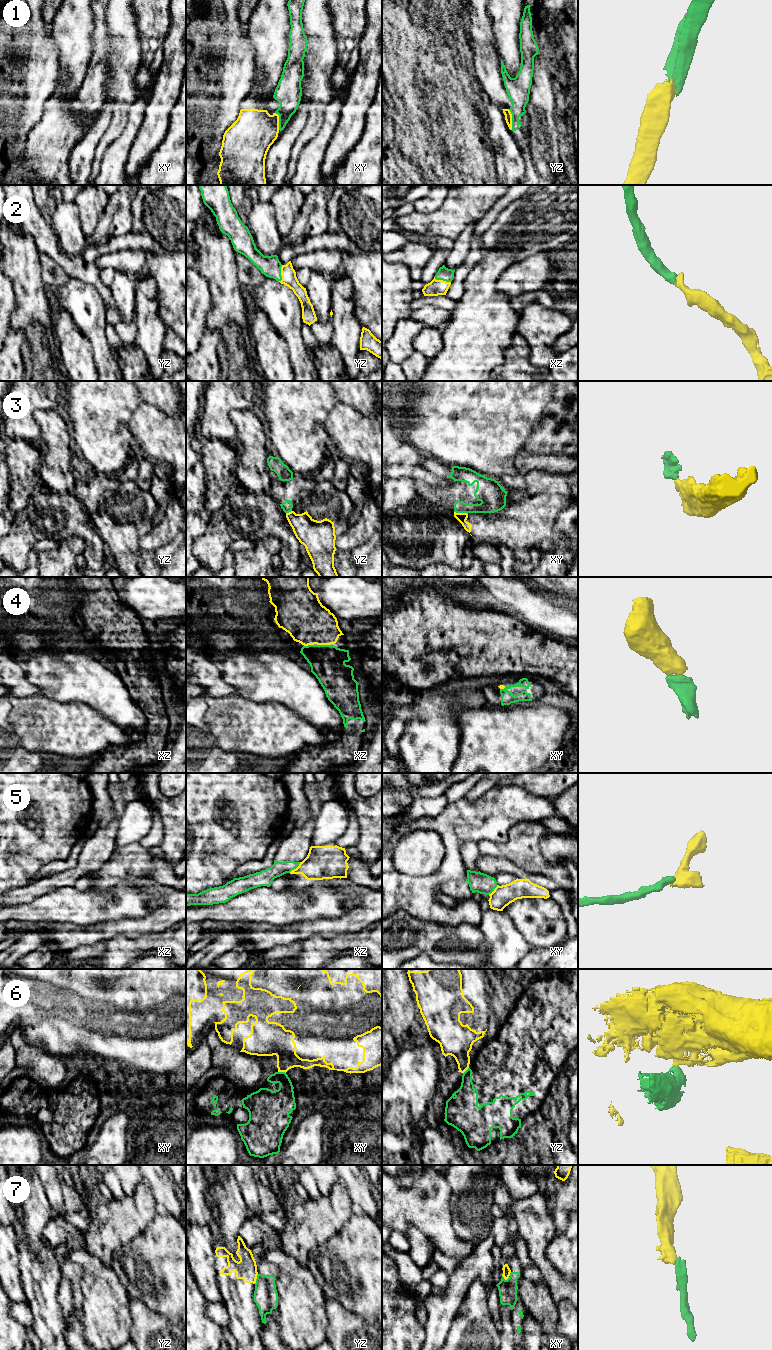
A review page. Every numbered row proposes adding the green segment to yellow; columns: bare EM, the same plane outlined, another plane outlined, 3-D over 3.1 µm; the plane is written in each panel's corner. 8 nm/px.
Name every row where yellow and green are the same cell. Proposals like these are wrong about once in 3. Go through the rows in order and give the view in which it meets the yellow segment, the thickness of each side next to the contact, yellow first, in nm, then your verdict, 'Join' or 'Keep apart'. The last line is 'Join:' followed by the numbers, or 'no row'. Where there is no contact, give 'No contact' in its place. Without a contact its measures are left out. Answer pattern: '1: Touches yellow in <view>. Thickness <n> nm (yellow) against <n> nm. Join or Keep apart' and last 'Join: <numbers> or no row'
1: Touches yellow in yz. Thickness 60 nm (yellow) against 190 nm. Keep apart
2: Touches yellow in yz. Thickness 120 nm (yellow) against 170 nm. Join
3: Touches yellow in xy. Thickness 80 nm (yellow) against 160 nm. Keep apart
4: Touches yellow in xz. Thickness 360 nm (yellow) against 280 nm. Join
5: Touches yellow in xz. Thickness 280 nm (yellow) against 120 nm. Keep apart
6: Touches yellow in xy. Thickness 220 nm (yellow) against 220 nm. Keep apart
7: Touches yellow in yz. Thickness 170 nm (yellow) against 190 nm. Keep apart
Join: 2, 4

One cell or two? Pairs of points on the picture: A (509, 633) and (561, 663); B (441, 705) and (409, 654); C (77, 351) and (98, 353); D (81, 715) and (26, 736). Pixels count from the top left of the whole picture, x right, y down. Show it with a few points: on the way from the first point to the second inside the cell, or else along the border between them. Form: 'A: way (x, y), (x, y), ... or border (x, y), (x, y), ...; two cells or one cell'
A: way (522, 646), (528, 652), (548, 658); one cell
B: border (431, 688), (422, 689); two cells
C: border (81, 331), (91, 345), (92, 357), (97, 370); two cells
D: way (67, 727), (40, 727); one cell

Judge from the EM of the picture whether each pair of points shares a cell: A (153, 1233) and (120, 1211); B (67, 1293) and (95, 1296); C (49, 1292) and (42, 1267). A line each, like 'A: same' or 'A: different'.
A: different
B: different
C: same

